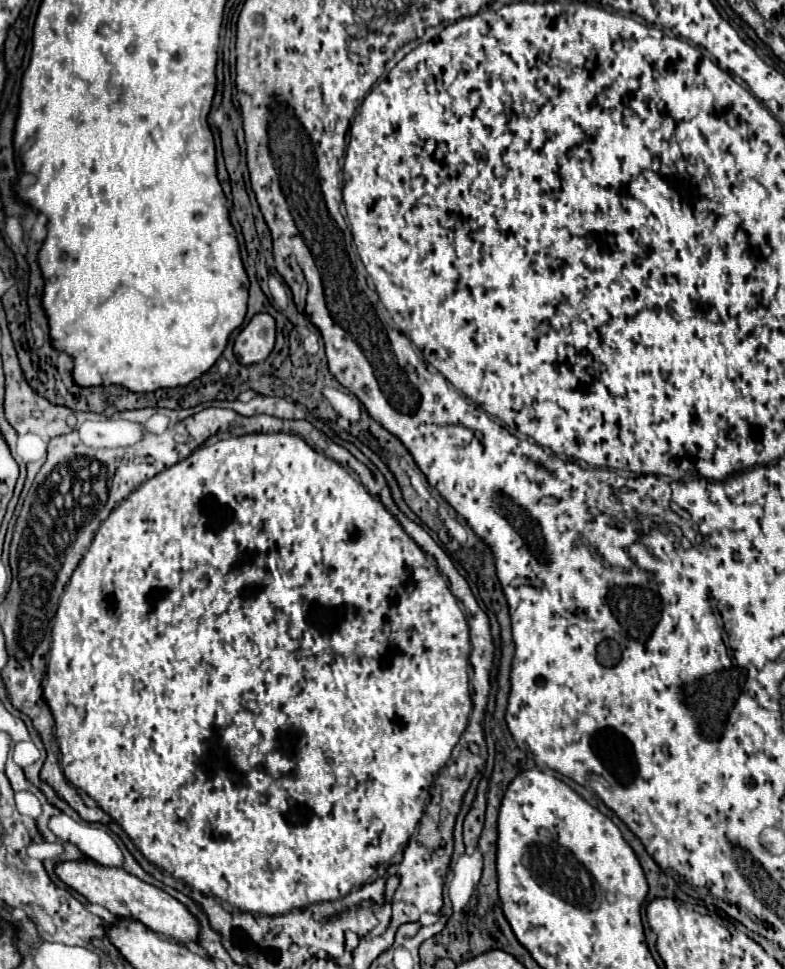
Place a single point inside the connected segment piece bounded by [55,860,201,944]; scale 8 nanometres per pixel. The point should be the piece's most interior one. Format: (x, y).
(126, 896)

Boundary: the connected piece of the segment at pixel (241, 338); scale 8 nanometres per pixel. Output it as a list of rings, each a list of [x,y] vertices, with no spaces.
[[[255,314],[255,318],[239,332],[235,340],[235,356],[241,364],[265,360],[275,346],[275,318],[271,314]]]

